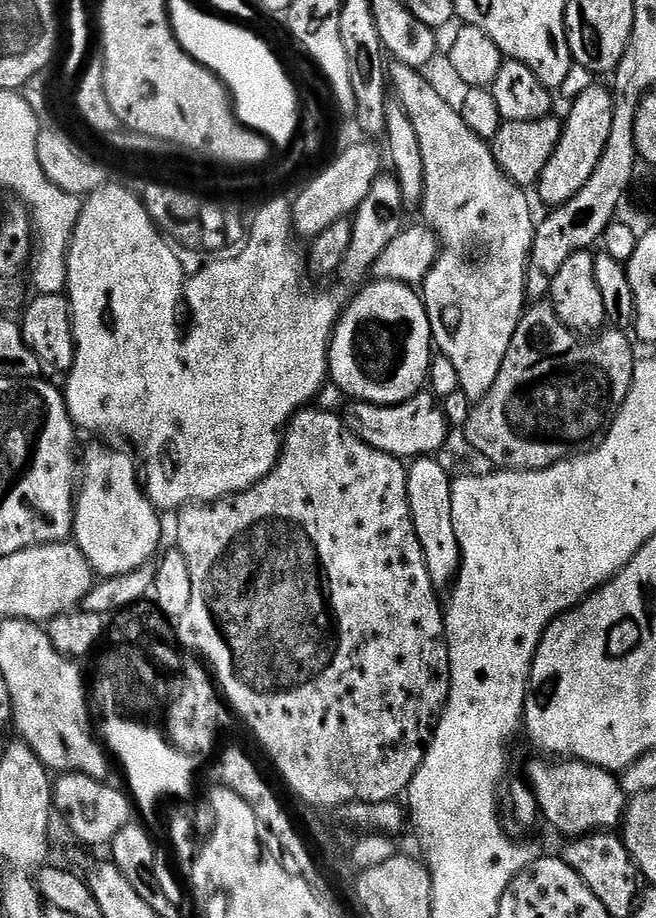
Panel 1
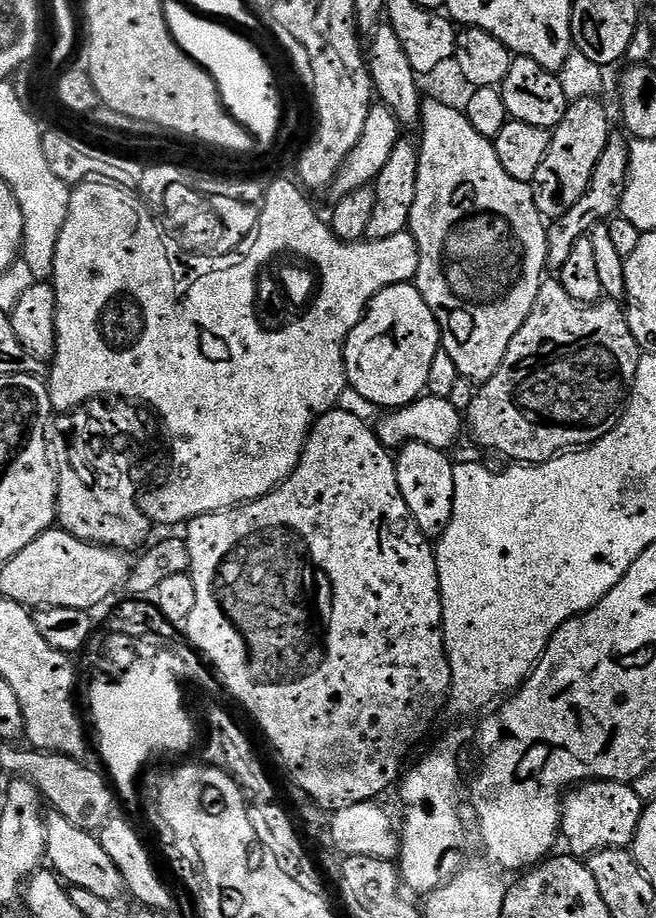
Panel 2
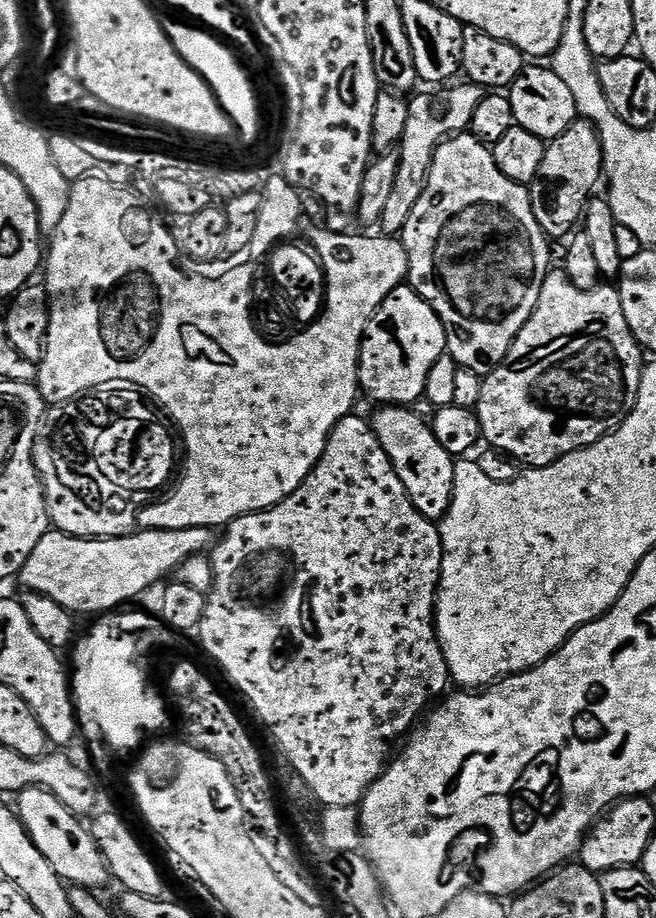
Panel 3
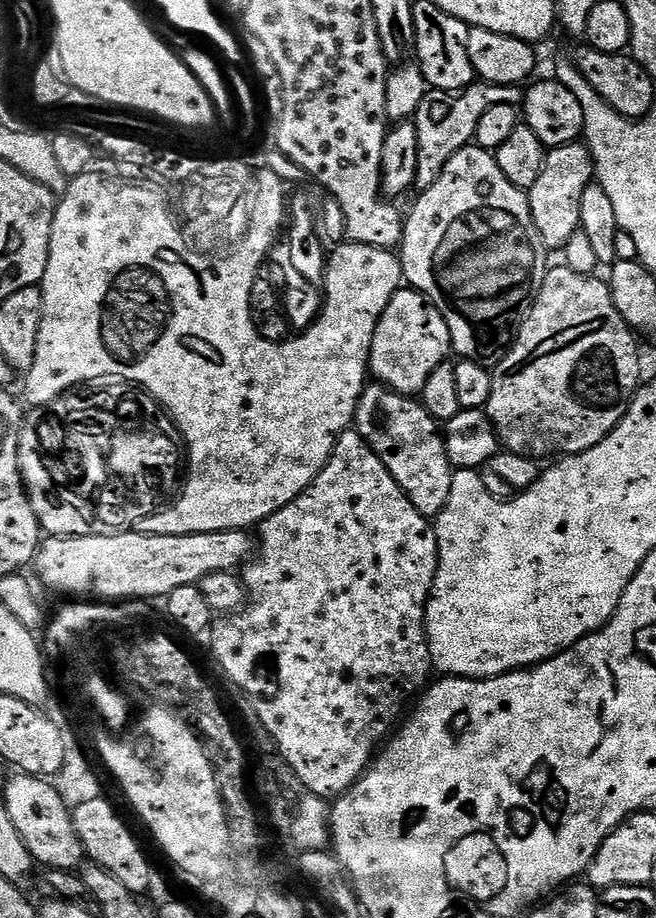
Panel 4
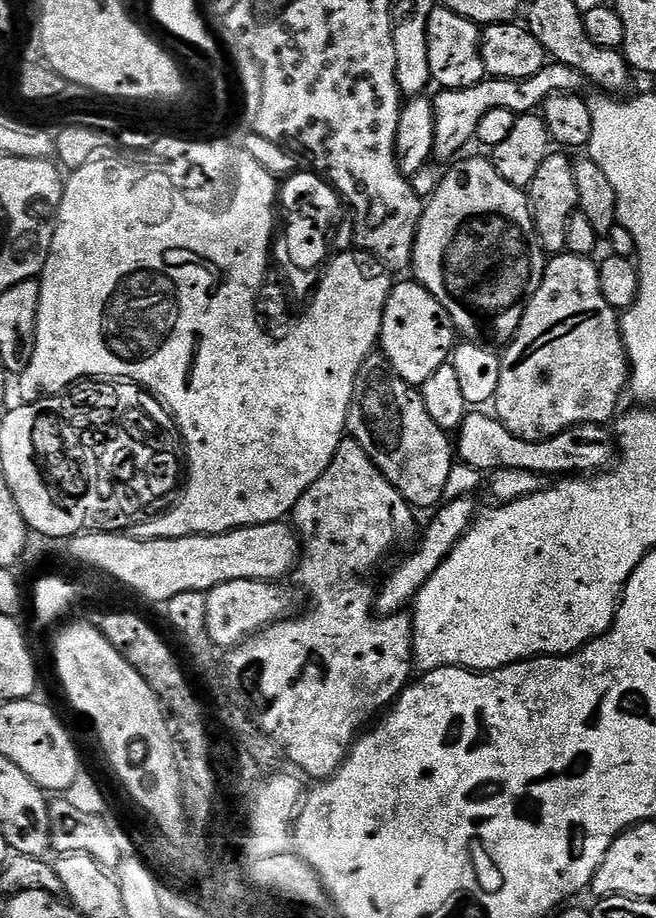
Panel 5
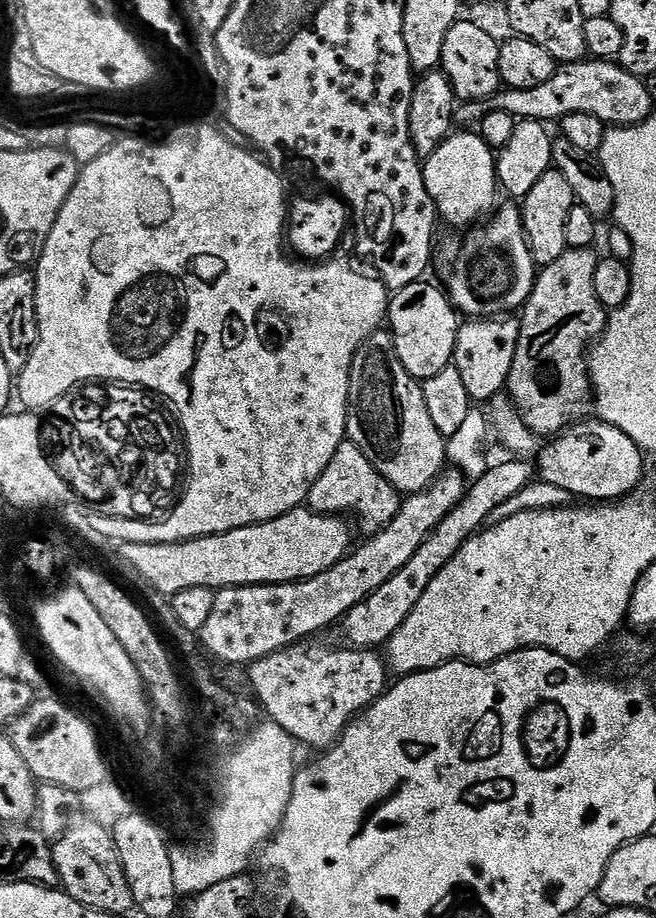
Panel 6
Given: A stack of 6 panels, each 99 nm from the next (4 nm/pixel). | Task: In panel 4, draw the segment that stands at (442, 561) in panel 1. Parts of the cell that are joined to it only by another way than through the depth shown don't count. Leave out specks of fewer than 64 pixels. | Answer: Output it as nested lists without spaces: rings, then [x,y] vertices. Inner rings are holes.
[[[372,382],[364,389],[360,401],[356,404],[355,431],[378,454],[378,458],[390,470],[390,474],[398,482],[400,489],[410,498],[412,505],[424,516],[435,518],[440,515],[450,498],[453,467],[446,454],[446,446],[441,425],[425,410],[419,399],[405,396],[403,392],[395,392],[379,382]]]

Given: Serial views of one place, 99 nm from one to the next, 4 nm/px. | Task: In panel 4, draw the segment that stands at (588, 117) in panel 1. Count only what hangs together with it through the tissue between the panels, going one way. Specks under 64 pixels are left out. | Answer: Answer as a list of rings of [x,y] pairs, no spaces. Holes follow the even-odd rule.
[[[577,142],[547,149],[542,174],[538,174],[538,182],[527,189],[527,194],[534,226],[538,226],[538,234],[549,250],[562,250],[566,242],[570,242],[570,238],[580,231],[582,194],[586,194],[586,186],[593,180],[594,165],[587,143]]]

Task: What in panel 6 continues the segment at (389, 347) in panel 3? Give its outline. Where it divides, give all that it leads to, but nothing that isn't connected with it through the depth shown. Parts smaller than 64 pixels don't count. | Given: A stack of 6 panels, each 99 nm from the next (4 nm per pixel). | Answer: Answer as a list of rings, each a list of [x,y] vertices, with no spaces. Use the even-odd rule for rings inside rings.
[[[417,282],[399,289],[391,297],[386,317],[402,366],[406,366],[409,374],[421,382],[434,378],[438,370],[453,363],[458,330],[462,323],[456,305],[448,299],[447,291],[428,283]]]

